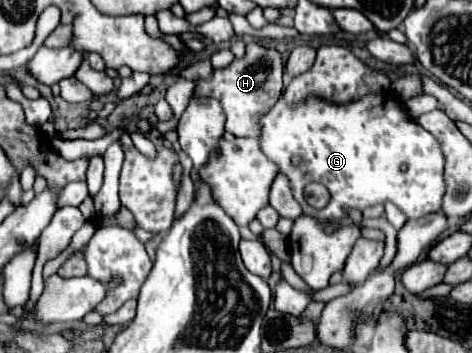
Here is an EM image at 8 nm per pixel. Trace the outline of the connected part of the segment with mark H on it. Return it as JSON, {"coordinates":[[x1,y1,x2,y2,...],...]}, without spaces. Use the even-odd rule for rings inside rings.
{"coordinates":[[247,43,245,55,233,59,223,69,213,69,209,79,199,79,195,83,195,99,217,99,225,111,227,123,225,131,235,137,257,137,259,117,265,115,283,93,283,57,277,49,265,49,257,43]]}

